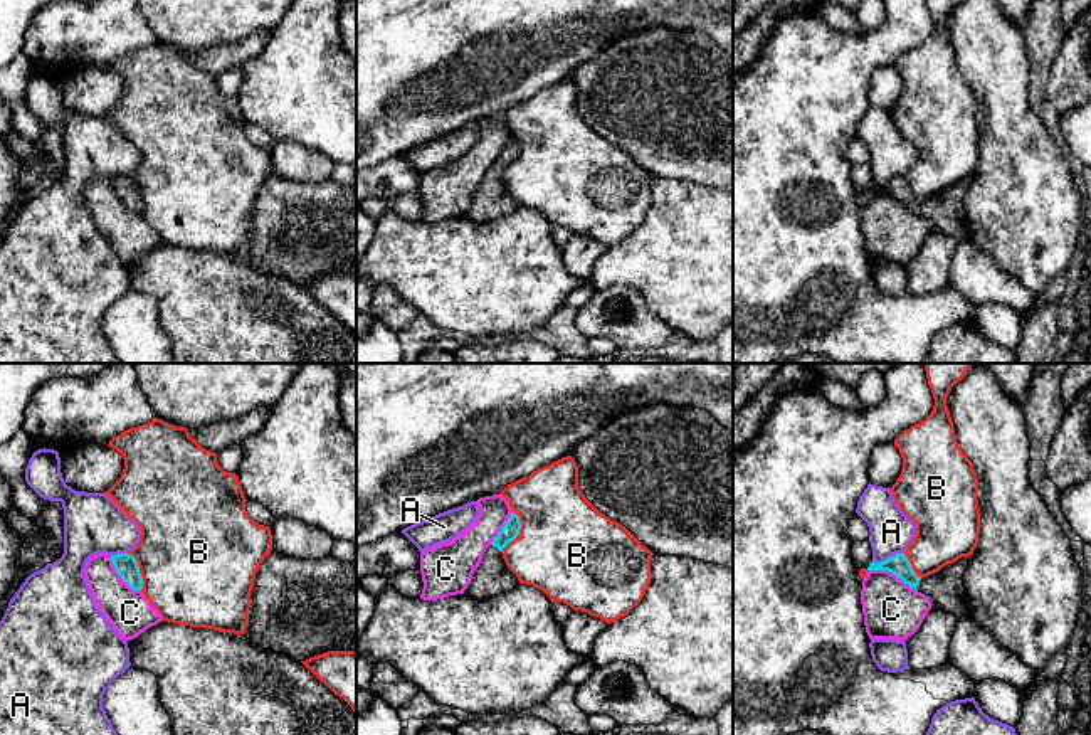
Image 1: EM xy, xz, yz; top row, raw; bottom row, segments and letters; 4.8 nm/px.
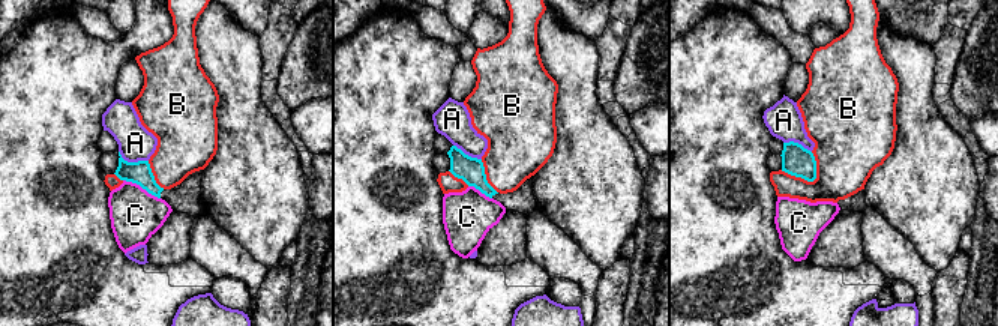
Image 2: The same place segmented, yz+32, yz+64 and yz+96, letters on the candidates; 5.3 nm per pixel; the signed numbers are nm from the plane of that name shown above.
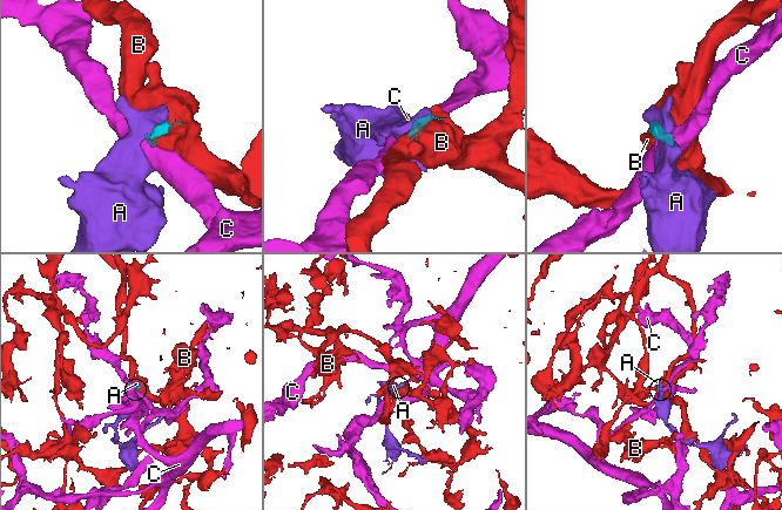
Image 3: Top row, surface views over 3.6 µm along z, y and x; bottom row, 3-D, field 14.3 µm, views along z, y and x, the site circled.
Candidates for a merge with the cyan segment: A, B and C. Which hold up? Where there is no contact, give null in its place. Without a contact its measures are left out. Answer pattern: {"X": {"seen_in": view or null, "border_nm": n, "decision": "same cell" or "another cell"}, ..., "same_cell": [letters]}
{"A": {"seen_in": "yz", "border_nm": 160, "decision": "another cell"}, "B": {"seen_in": "xz", "border_nm": 220, "decision": "another cell"}, "C": {"seen_in": "yz", "border_nm": 240, "decision": "another cell"}, "same_cell": []}

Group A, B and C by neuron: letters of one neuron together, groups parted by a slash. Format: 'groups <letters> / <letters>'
groups A / B / C

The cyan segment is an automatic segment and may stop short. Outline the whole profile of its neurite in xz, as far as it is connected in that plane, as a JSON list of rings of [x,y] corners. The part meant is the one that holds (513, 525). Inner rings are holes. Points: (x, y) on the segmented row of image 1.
[[[513,511],[498,537],[486,548],[479,567],[472,574],[471,584],[464,590],[466,595],[486,600],[506,594],[519,584],[518,577],[508,568],[501,553],[503,548],[519,535],[519,530],[519,516]]]

